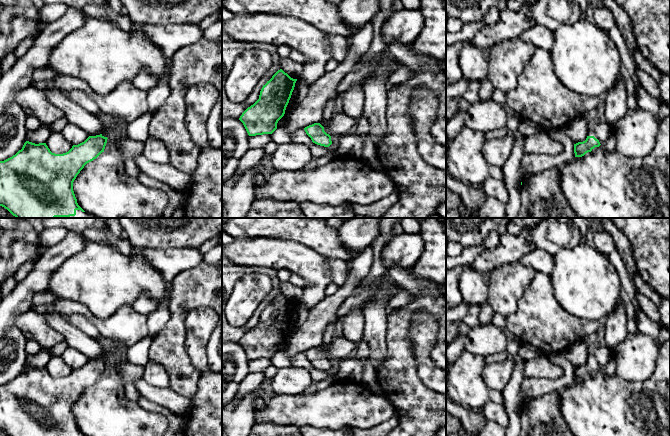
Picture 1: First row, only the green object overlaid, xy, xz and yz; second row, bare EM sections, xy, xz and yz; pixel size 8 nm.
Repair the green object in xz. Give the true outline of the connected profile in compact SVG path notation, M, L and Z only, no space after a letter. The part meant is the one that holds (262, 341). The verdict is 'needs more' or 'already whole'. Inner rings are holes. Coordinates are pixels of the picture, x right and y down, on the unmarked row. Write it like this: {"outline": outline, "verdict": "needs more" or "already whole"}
{"outline": "M280 293L263 309L259 323L248 331L239 342L249 360L272 358L277 353L277 347L285 338L296 305L297 303L291 302Z", "verdict": "already whole"}

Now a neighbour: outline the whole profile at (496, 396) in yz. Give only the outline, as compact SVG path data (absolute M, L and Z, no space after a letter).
M490 390L489 396L490 396L490 400L495 403L498 403L498 404L504 403L503 393L501 391Z

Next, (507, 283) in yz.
M520 262L504 264L487 274L488 305L506 317L516 312L517 303L532 284L536 271Z

